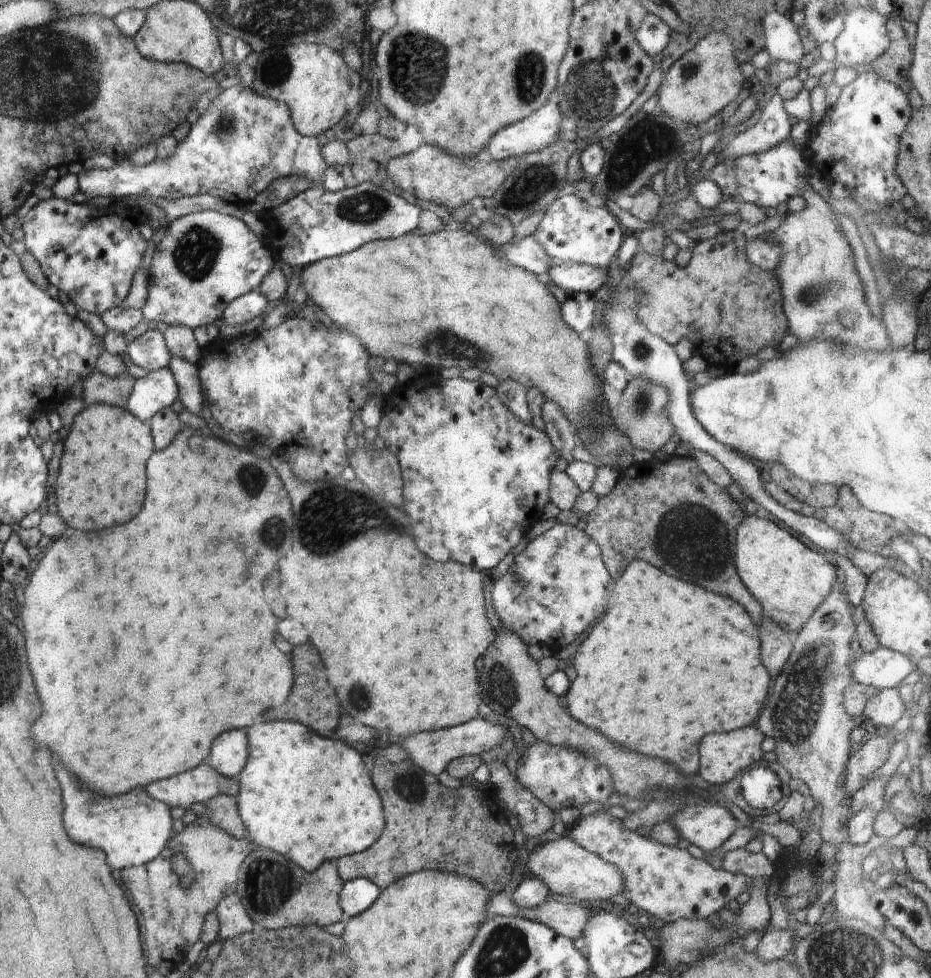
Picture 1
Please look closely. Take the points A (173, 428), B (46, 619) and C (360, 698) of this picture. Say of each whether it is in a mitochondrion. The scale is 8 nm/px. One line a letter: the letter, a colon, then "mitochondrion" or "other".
A: other
B: other
C: mitochondrion

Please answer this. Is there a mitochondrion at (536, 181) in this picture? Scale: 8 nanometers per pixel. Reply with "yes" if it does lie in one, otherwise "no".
yes

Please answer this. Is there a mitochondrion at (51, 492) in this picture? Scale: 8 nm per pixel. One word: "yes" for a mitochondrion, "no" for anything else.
no

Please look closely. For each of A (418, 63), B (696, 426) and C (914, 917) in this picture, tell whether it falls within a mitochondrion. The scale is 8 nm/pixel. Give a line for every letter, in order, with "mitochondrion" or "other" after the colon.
A: mitochondrion
B: other
C: mitochondrion

